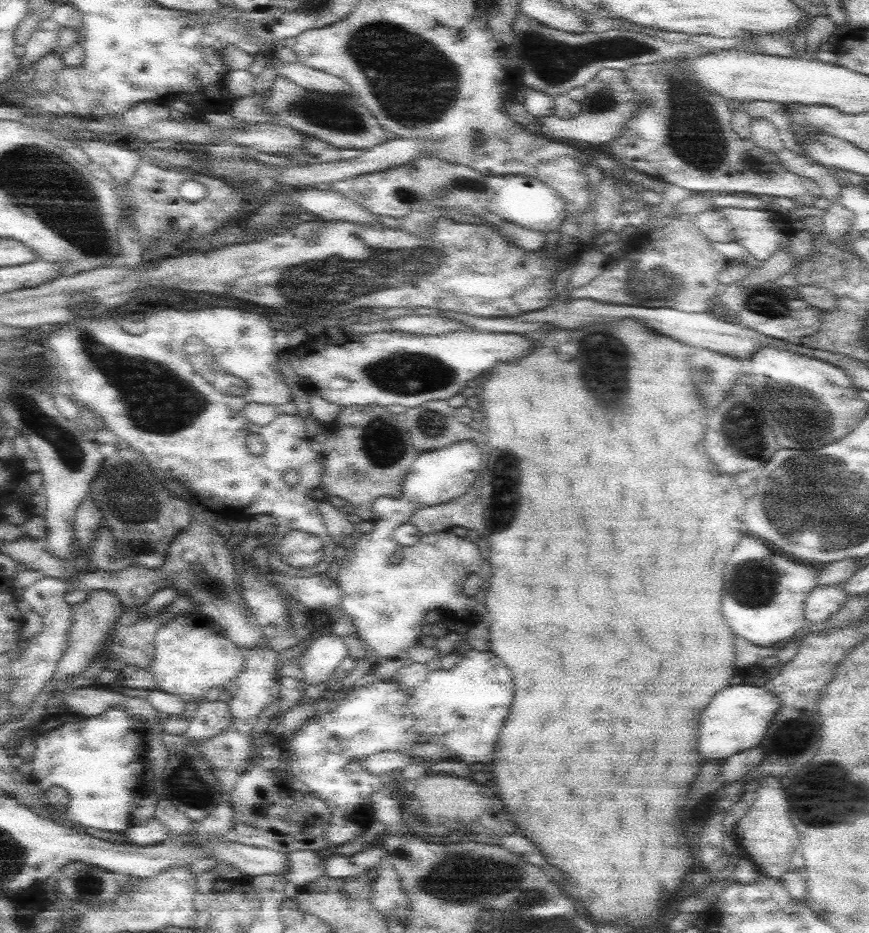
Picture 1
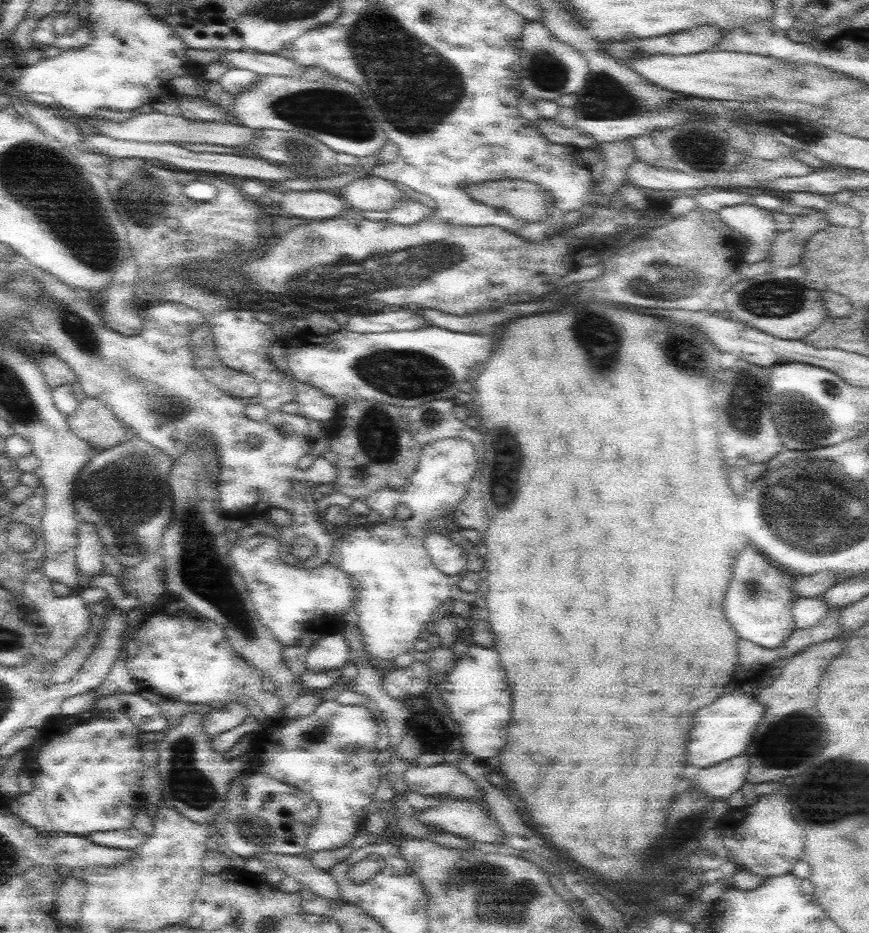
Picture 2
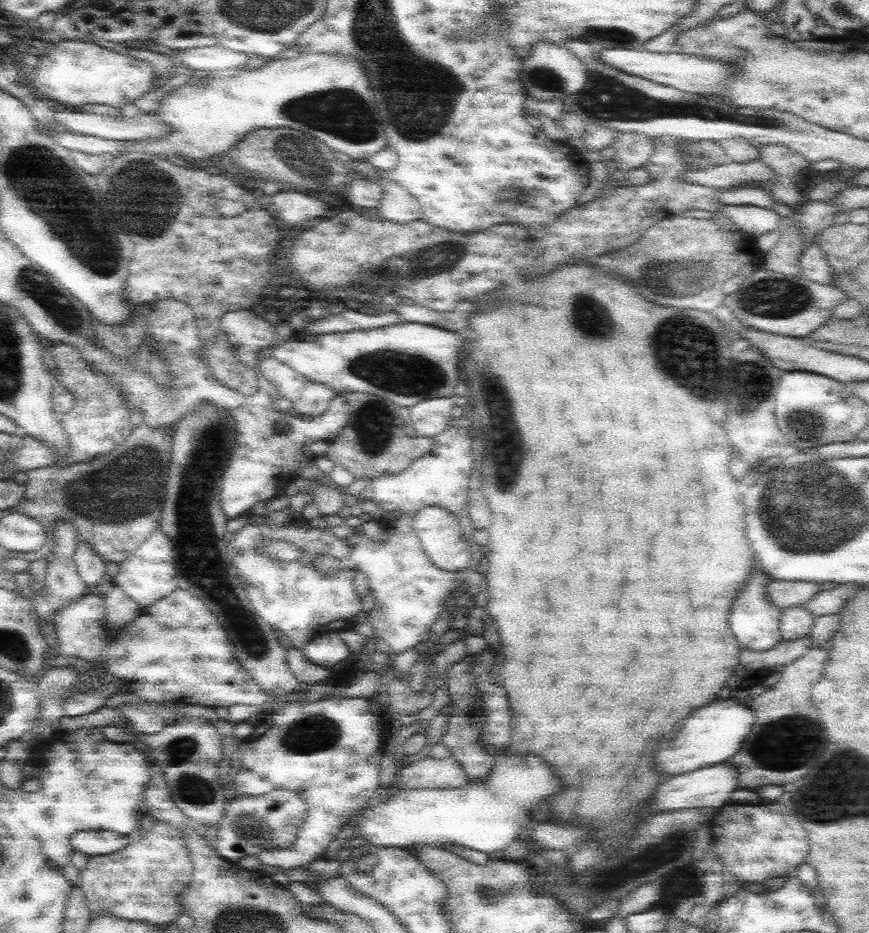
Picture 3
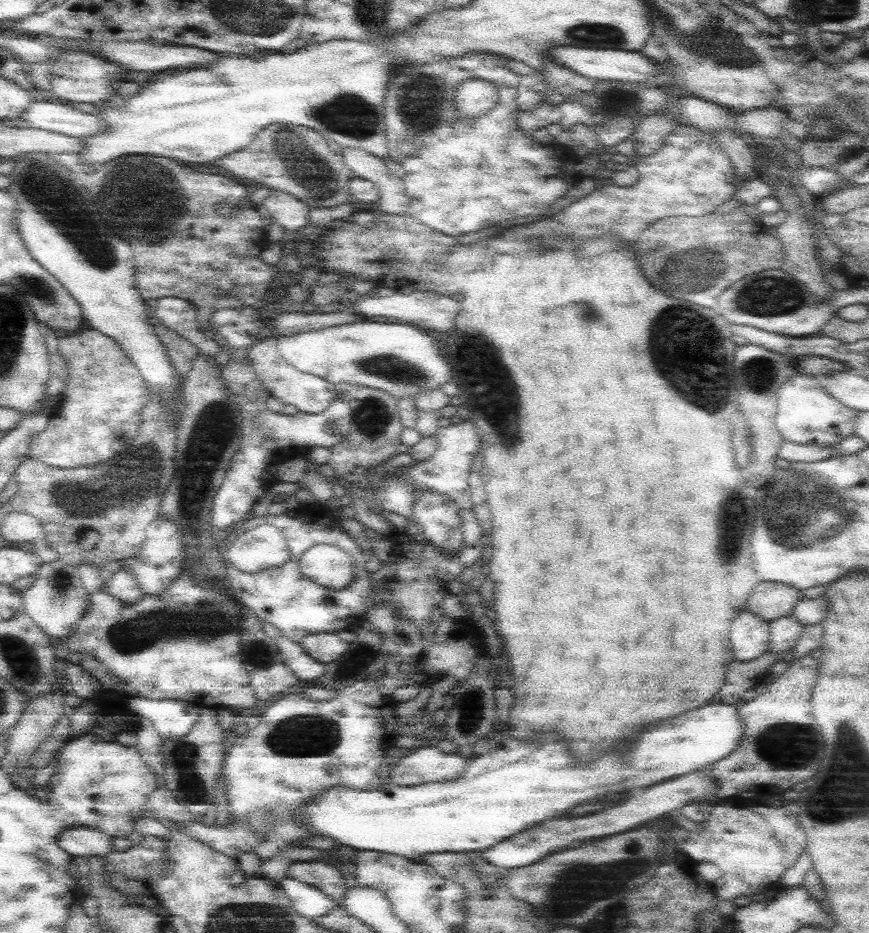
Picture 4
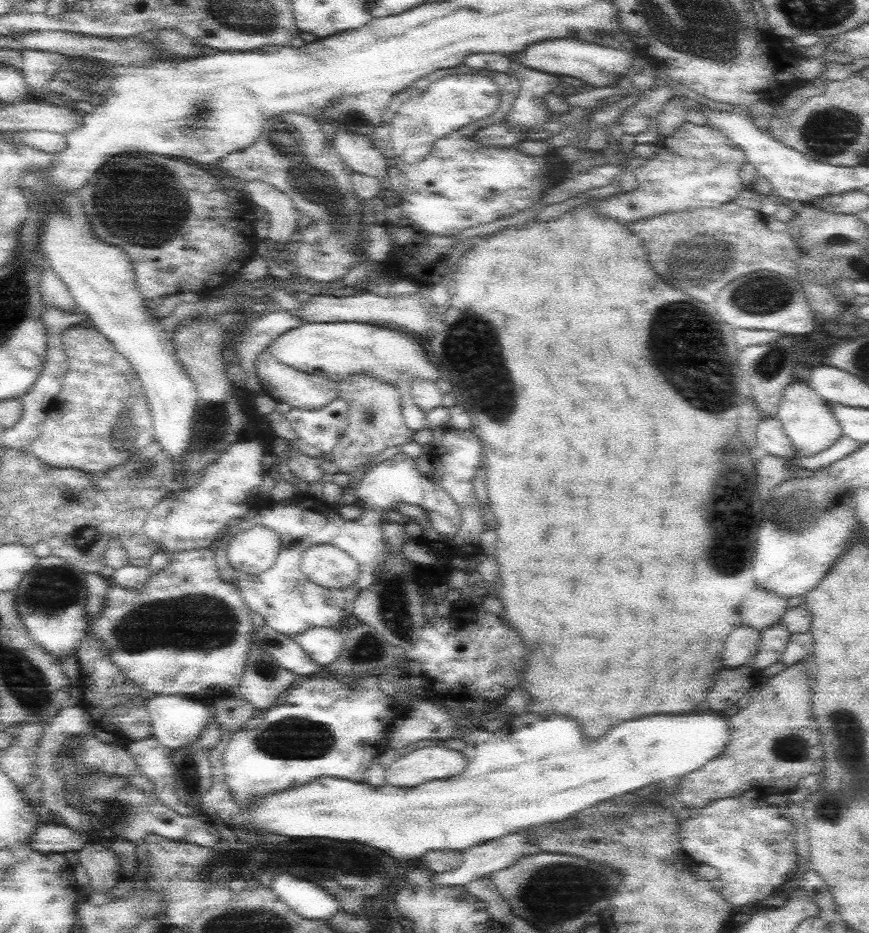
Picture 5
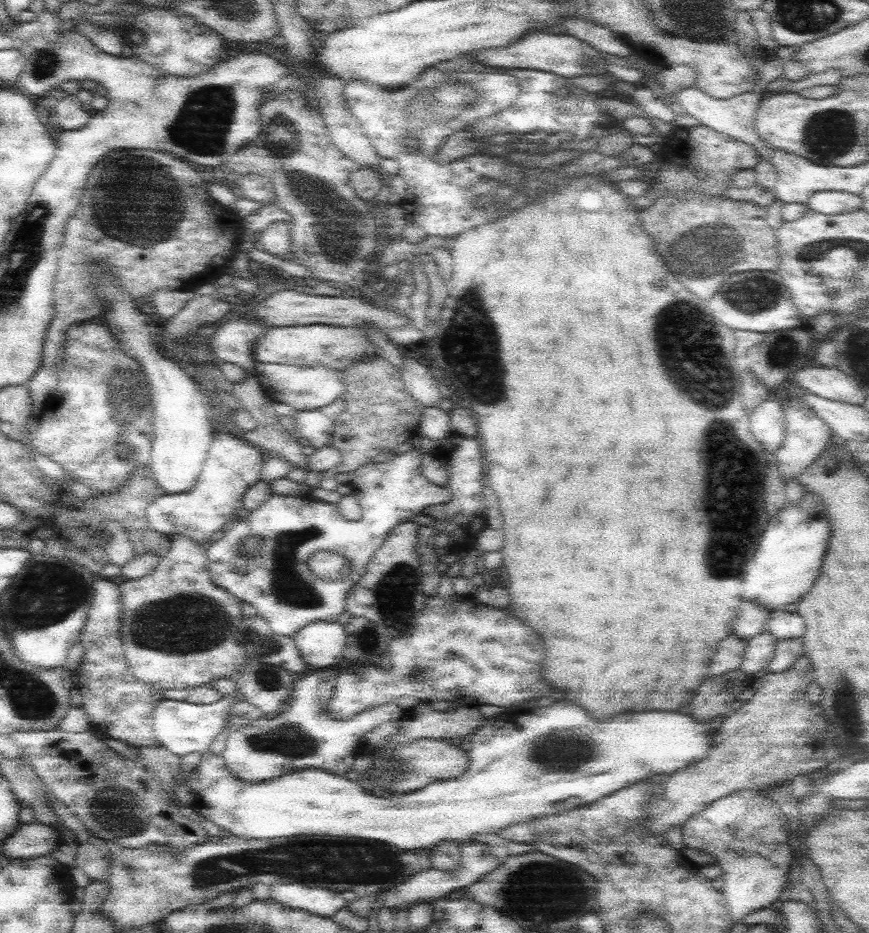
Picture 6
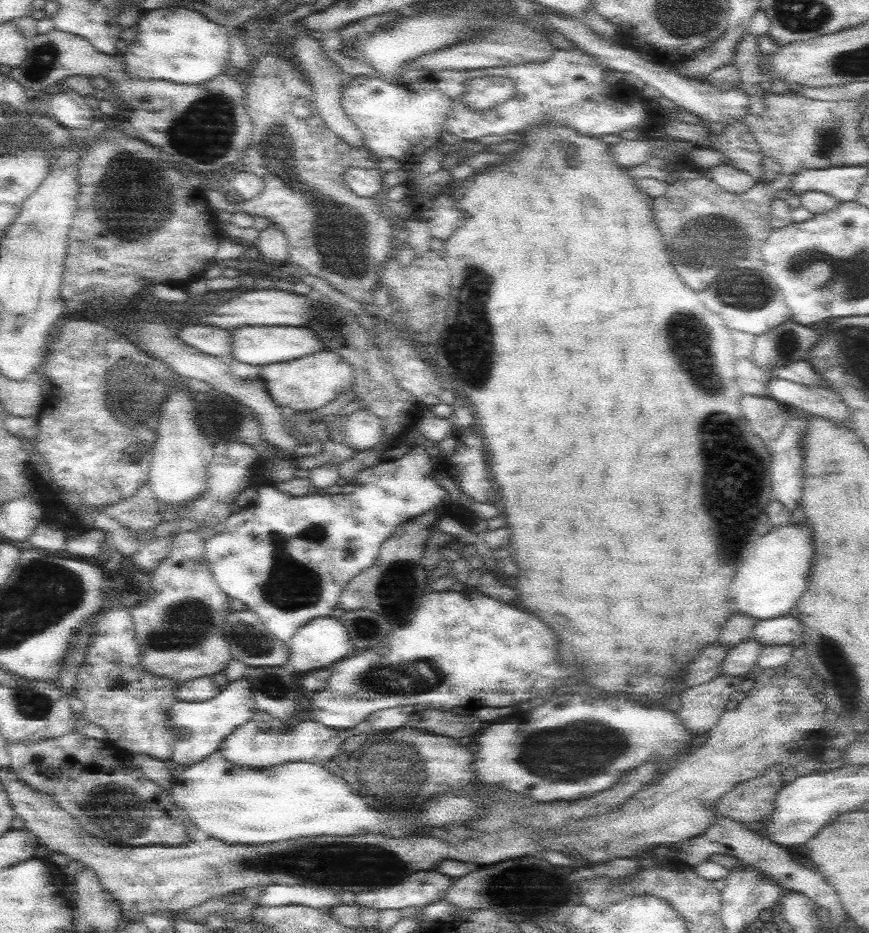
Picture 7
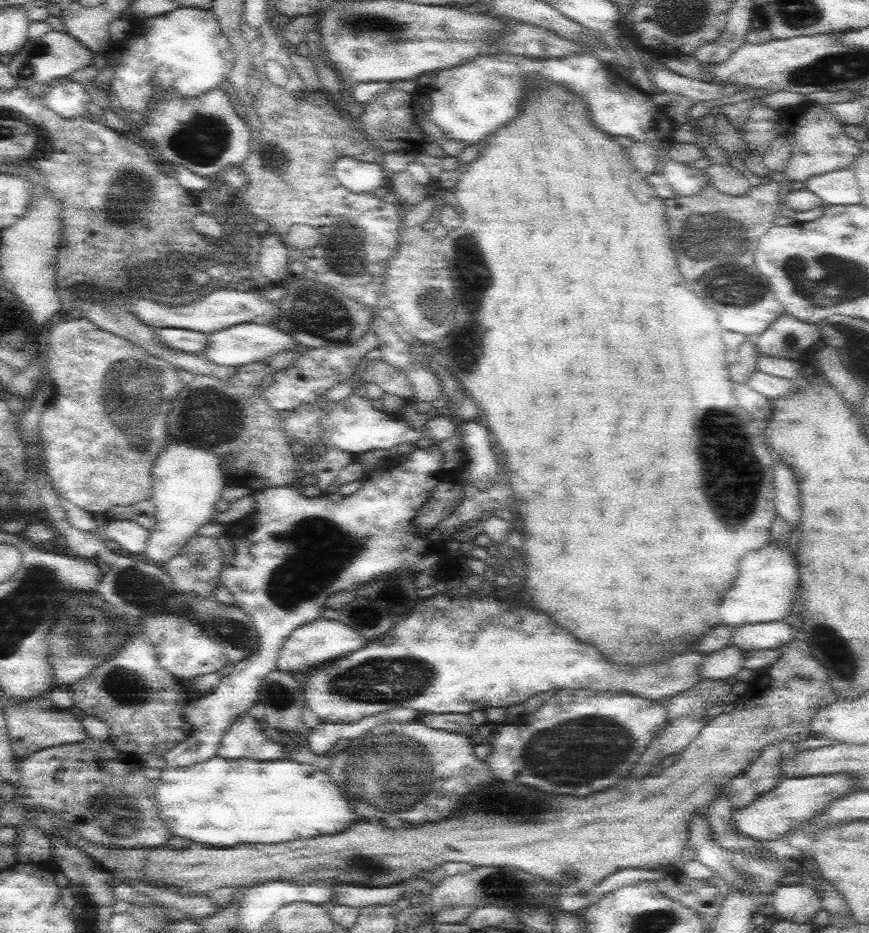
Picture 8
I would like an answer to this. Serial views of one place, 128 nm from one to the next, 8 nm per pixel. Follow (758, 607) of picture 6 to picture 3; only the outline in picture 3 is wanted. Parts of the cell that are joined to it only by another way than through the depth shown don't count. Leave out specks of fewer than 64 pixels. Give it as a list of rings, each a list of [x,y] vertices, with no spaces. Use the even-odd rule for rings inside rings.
[[[770,579],[765,587],[765,596],[780,610],[806,604],[818,592],[820,586],[814,582],[781,581]]]

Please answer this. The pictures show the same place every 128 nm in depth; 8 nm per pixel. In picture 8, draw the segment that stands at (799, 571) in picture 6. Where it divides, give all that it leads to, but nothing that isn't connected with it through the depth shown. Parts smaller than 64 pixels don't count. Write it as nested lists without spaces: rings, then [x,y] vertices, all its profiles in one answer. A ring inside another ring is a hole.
[[[770,540],[768,546],[754,550],[742,558],[734,585],[718,605],[721,624],[728,626],[749,625],[756,622],[774,622],[784,620],[797,606],[800,574],[798,561],[790,552],[788,544],[778,546]]]

